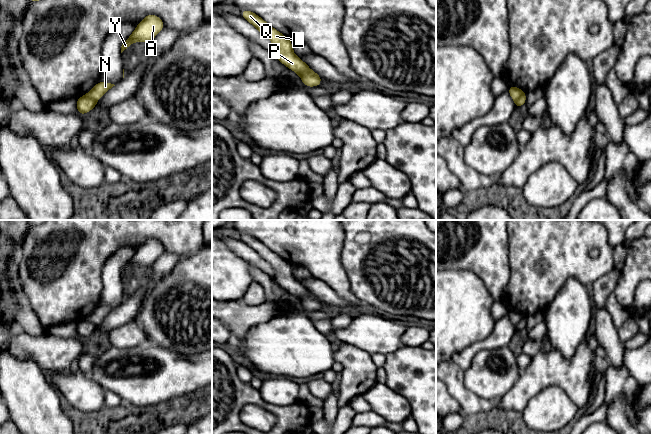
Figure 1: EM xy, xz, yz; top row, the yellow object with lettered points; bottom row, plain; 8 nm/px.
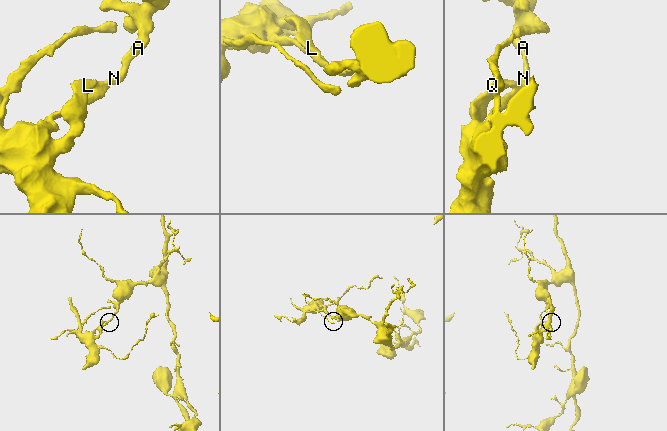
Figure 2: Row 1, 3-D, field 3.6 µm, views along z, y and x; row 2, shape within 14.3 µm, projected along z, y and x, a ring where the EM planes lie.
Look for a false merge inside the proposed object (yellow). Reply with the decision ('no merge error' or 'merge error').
merge error

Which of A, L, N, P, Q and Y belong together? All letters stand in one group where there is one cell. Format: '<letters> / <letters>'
A N Y / L P Q

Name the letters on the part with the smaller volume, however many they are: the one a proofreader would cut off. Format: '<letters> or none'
L, P, Q

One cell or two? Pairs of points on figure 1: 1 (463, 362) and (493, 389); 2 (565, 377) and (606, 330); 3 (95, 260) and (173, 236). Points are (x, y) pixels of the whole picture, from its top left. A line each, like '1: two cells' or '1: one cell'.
1: two cells
2: two cells
3: one cell

